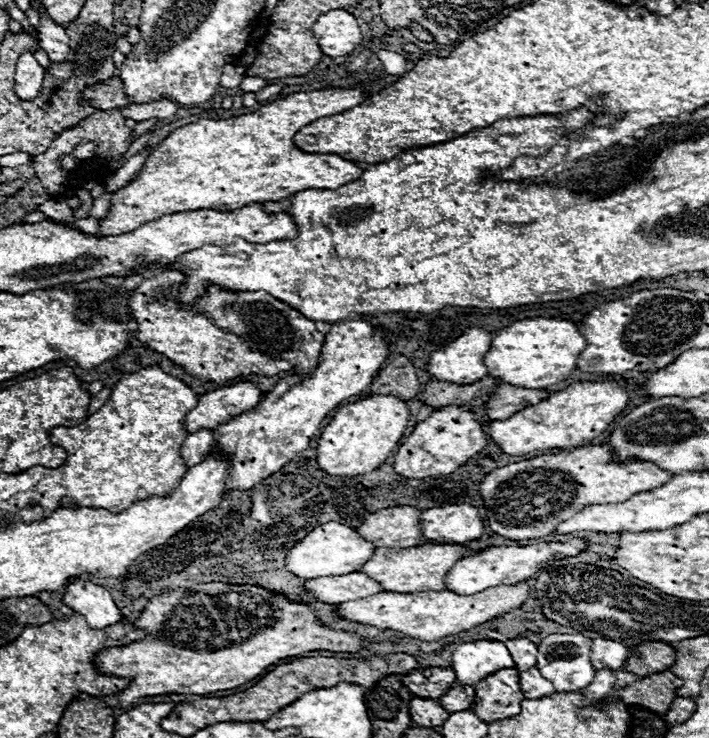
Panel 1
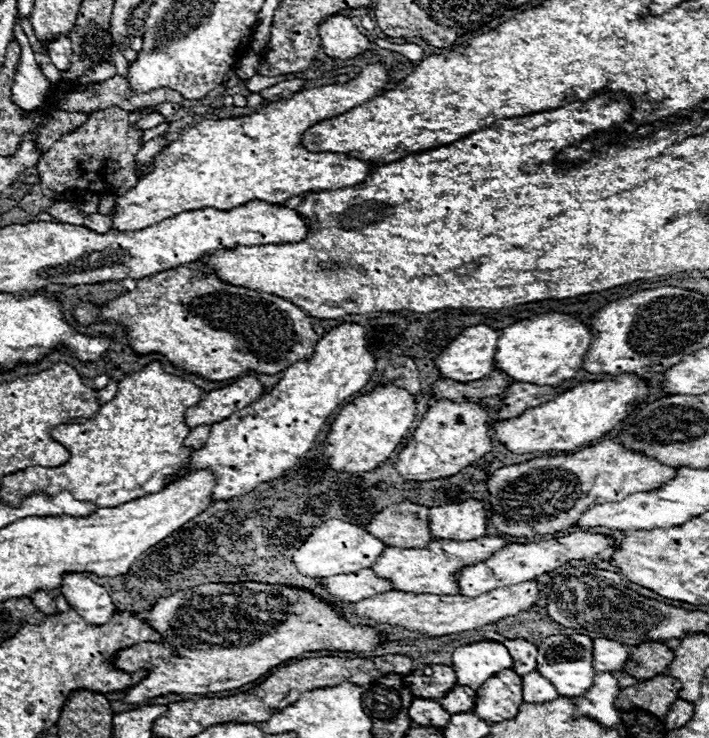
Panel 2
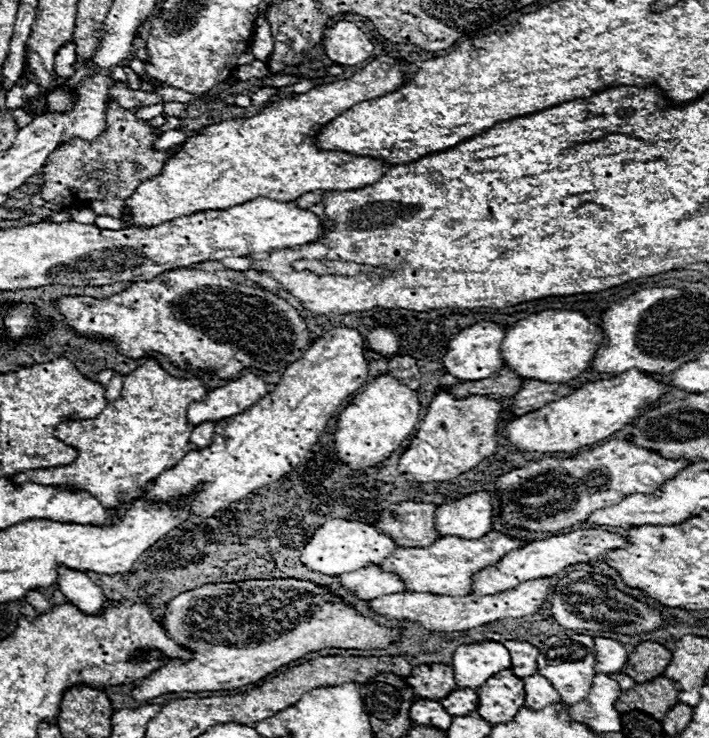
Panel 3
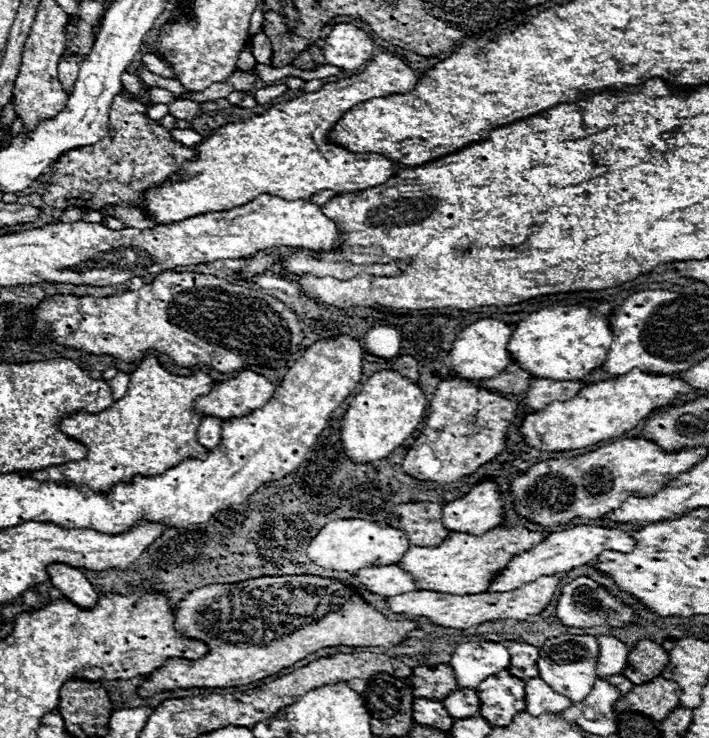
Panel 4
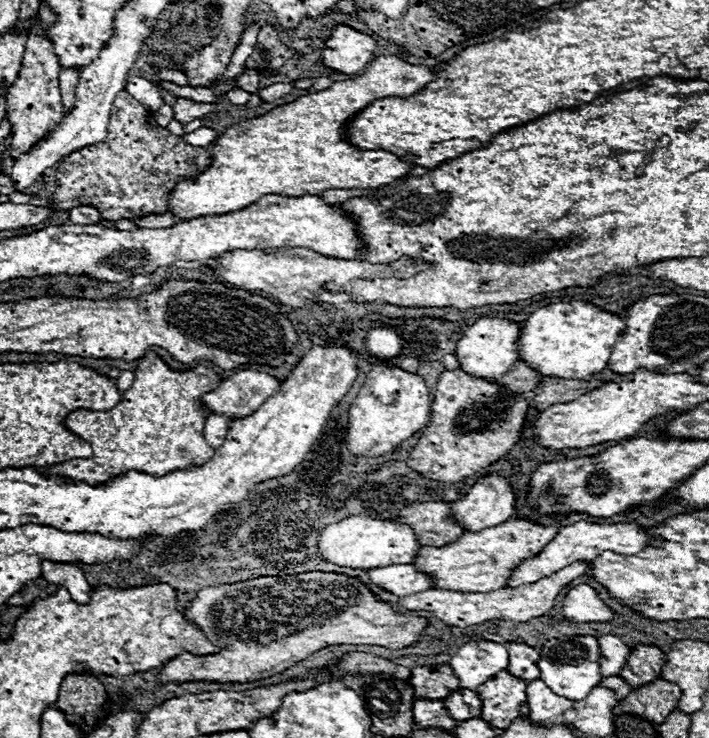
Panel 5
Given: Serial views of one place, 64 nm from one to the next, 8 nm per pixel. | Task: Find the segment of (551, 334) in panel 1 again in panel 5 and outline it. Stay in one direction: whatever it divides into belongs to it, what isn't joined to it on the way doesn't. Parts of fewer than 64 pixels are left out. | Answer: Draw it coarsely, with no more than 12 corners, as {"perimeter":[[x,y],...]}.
{"perimeter":[[576,300],[520,324],[518,352],[540,376],[606,368],[624,322]]}

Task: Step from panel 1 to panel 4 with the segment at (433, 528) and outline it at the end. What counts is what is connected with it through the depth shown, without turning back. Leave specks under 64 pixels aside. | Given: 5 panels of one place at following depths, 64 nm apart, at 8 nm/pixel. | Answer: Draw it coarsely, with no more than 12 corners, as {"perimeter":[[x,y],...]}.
{"perimeter":[[480,482],[444,504],[450,532],[480,536],[498,526],[496,482]]}

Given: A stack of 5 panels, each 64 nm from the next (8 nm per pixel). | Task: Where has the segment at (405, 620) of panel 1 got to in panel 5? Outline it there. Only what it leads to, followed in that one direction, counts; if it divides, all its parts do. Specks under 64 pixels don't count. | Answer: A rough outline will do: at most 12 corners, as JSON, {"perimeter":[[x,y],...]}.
{"perimeter":[[588,564],[494,592],[426,590],[398,598],[448,626],[528,622]]}

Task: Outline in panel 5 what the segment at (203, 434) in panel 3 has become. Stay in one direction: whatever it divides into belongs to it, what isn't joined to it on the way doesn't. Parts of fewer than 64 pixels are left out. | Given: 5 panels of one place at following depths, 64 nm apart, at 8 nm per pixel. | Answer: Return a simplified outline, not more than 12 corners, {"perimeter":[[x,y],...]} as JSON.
{"perimeter":[[208,416],[204,440],[212,448],[224,444],[228,416]]}

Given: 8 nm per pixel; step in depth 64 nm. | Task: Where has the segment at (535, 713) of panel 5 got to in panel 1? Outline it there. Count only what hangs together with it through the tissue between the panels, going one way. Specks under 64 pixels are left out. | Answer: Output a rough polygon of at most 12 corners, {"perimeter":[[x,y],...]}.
{"perimeter":[[536,666],[520,672],[524,698],[554,692]]}

